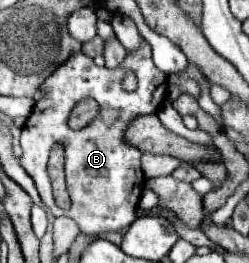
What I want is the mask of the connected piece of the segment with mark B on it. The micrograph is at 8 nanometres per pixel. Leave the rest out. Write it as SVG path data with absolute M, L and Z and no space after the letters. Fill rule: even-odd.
M142 42L142 46L134 54L128 54L124 66L120 66L118 70L98 68L90 56L76 52L62 66L58 66L58 70L50 78L46 78L46 82L38 88L42 92L42 98L36 102L32 114L22 128L20 146L24 154L20 158L20 164L34 178L44 204L52 210L54 216L68 216L76 220L82 234L90 236L100 232L118 232L134 222L134 210L138 208L146 178L140 168L142 154L138 154L136 148L124 142L124 130L130 118L136 118L140 114L152 114L160 108L168 92L166 80L168 76L162 74L152 62L148 42ZM126 72L132 72L138 78L138 88L134 92L128 92L122 86ZM84 98L94 98L100 104L100 124L72 130L68 126L68 116L72 108ZM56 144L64 146L66 186L72 200L72 206L68 210L58 208L52 196L48 156Z

